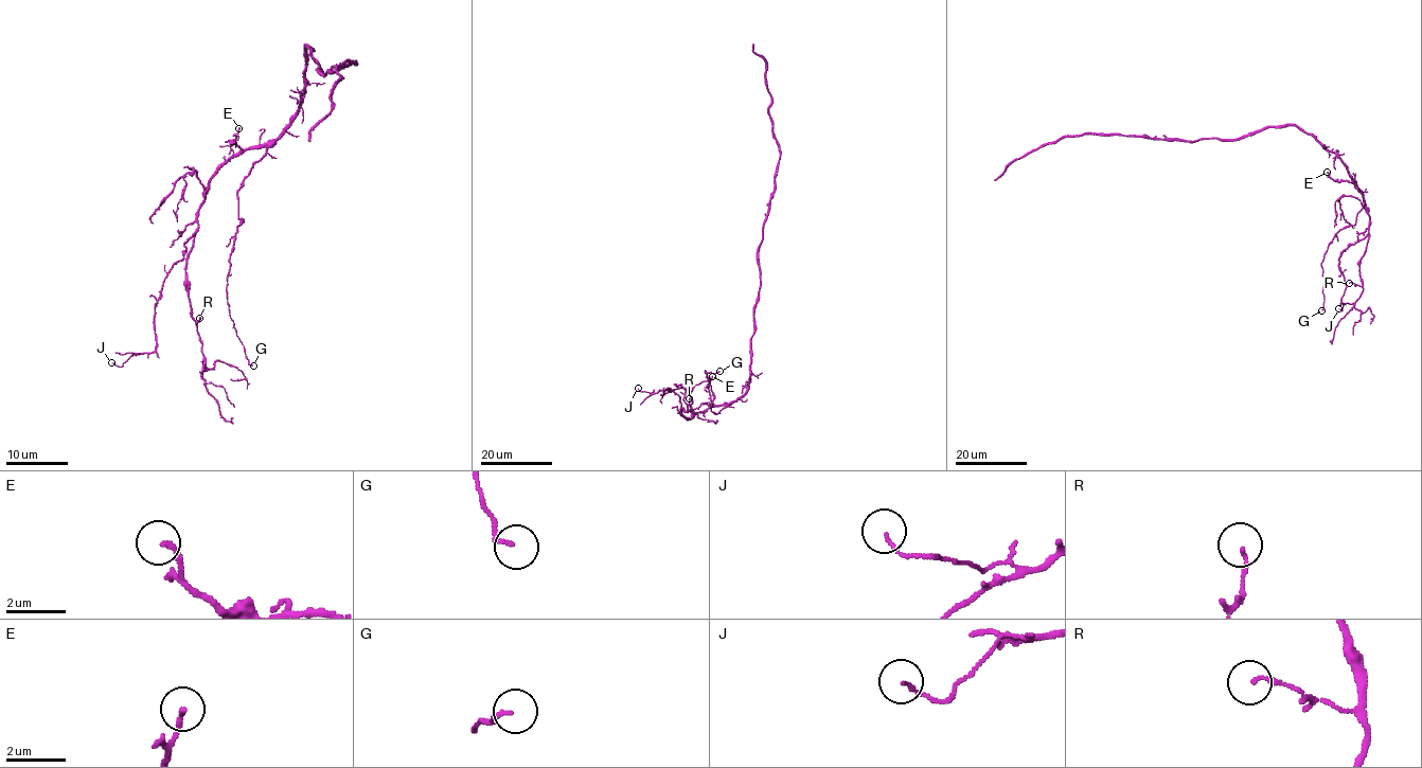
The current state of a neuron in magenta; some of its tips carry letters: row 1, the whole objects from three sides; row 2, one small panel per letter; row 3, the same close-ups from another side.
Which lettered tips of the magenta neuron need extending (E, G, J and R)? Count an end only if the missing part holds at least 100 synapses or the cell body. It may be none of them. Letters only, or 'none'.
none

